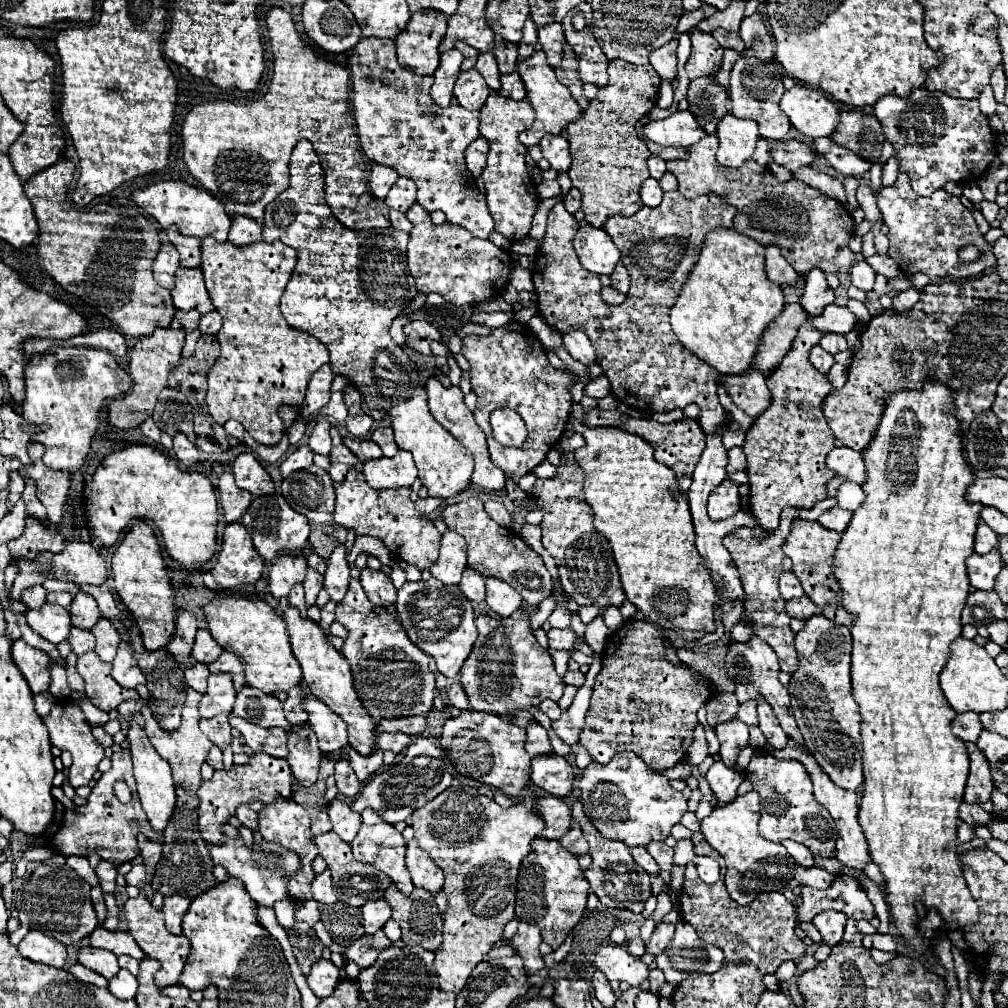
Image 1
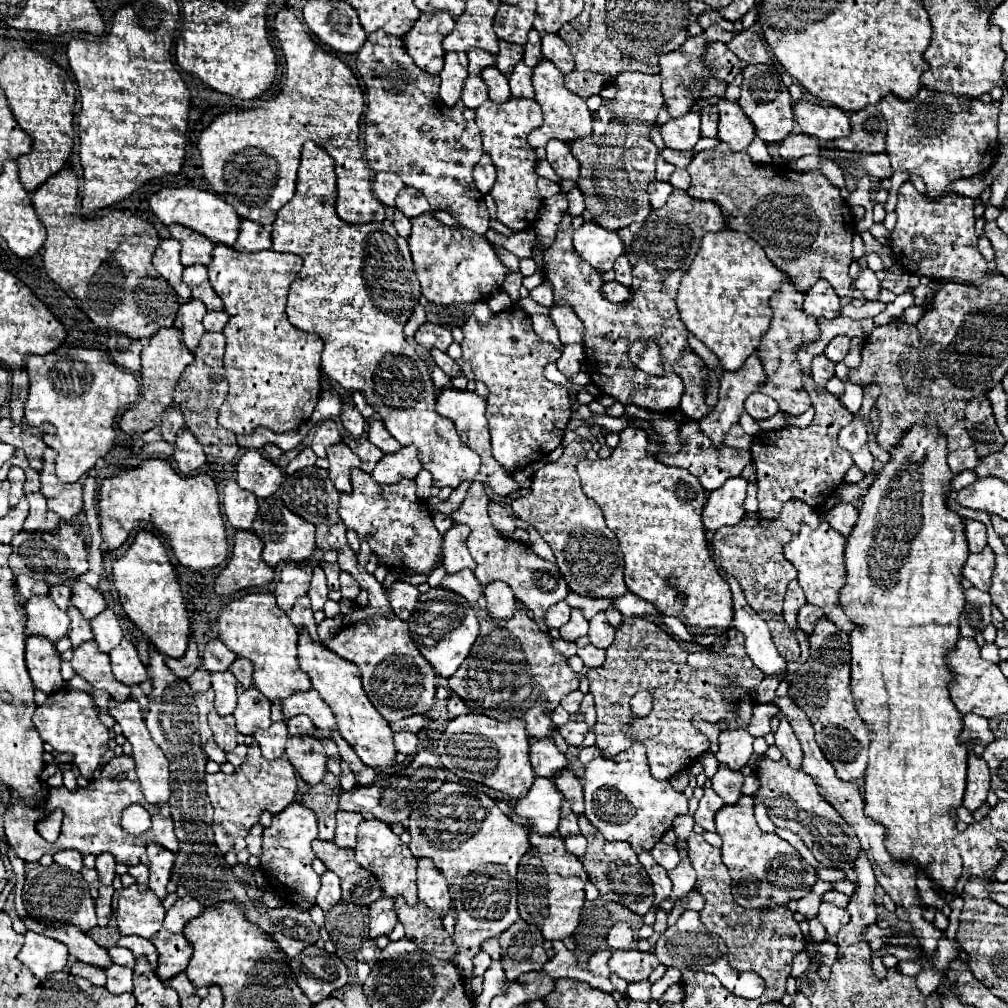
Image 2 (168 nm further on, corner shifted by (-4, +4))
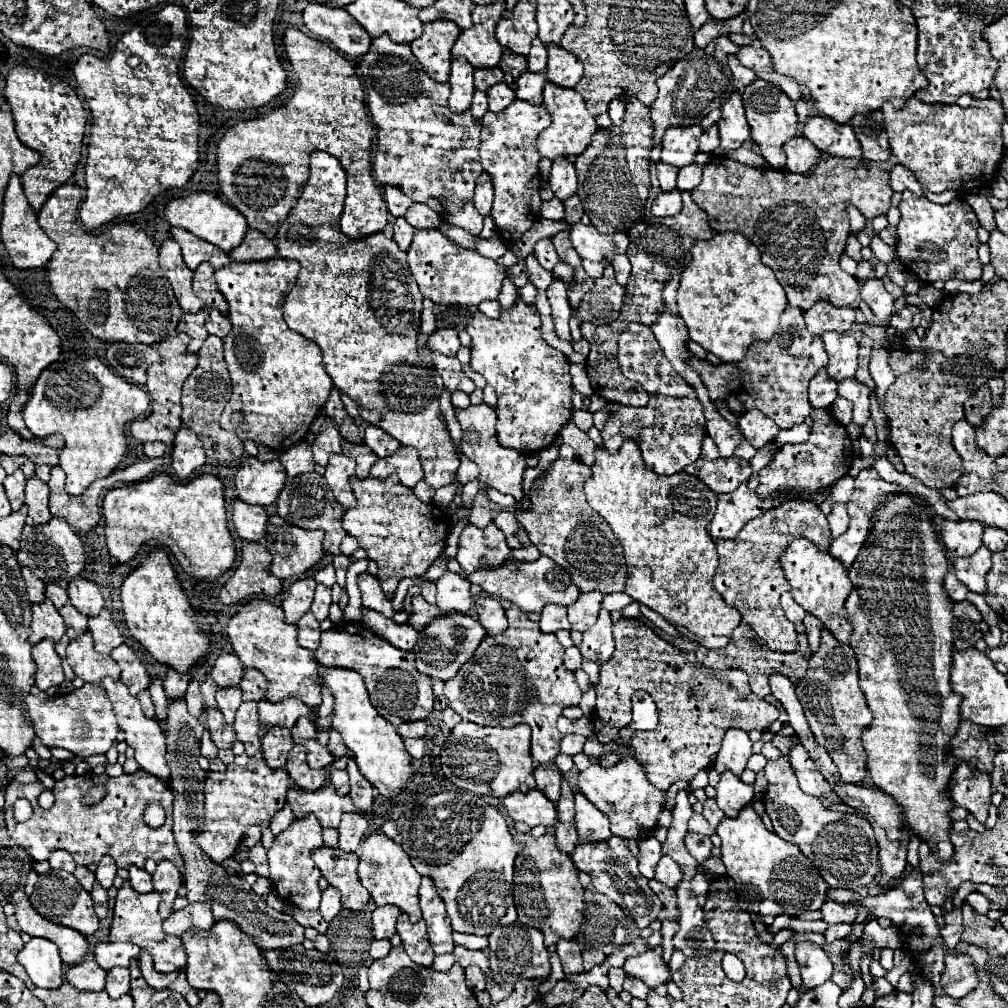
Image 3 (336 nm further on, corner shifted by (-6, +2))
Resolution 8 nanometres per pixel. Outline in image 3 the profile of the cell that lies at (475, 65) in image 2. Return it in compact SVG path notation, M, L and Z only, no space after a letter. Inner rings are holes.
M498 66L490 68L490 70L474 70L474 84L478 90L486 92L490 86L494 86L498 82L504 82L504 74Z

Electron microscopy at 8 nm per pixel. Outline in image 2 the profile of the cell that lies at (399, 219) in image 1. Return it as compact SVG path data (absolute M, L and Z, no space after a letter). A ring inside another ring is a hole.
M394 212L394 228L398 230L400 236L408 238L410 236L410 230L412 230L412 224L410 224L410 218L406 218L402 212Z

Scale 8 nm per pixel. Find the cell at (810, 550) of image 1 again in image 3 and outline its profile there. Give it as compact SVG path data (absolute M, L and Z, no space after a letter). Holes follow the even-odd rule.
M796 538L780 556L780 566L786 574L786 580L792 586L792 598L800 604L808 614L816 616L824 628L828 628L834 638L842 644L848 644L852 634L852 626L848 624L848 614L844 610L844 602L852 592L852 582L848 578L848 570L836 558L830 558L828 552L820 552L812 542L804 538Z

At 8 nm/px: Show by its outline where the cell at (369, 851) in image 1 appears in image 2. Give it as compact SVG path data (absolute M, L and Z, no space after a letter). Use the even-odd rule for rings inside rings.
M364 820L358 828L358 844L354 846L355 860L360 866L370 870L382 884L386 896L404 896L408 904L418 902L416 894L416 858L412 856L410 848L402 844L402 840L392 832L392 828L382 820Z

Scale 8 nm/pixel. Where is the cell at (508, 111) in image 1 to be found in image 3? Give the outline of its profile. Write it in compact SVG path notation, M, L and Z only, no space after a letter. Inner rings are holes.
M514 100L506 110L498 114L486 112L482 118L480 162L494 184L494 206L490 216L506 242L518 240L540 218L542 200L538 194L538 162L542 156L538 154L536 138L550 124L552 120L544 106L536 106L524 100Z

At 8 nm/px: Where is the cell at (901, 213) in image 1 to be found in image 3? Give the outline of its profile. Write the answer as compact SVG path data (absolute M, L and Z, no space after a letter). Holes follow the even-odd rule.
M912 192L902 194L902 202L898 206L900 222L898 222L898 244L896 252L904 268L920 278L920 282L936 282L936 280L966 280L974 282L982 276L982 264L978 260L978 218L970 204L962 198L956 198L950 204L934 204L926 196L916 196Z

